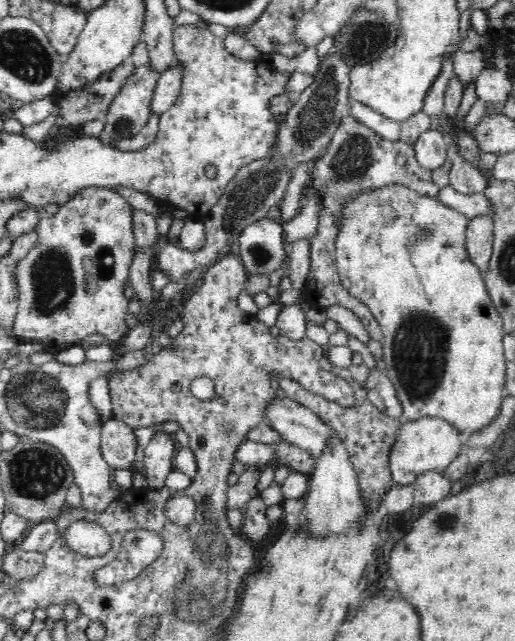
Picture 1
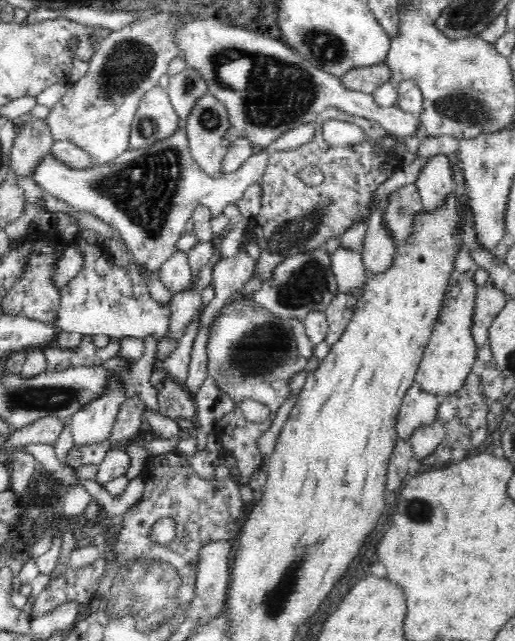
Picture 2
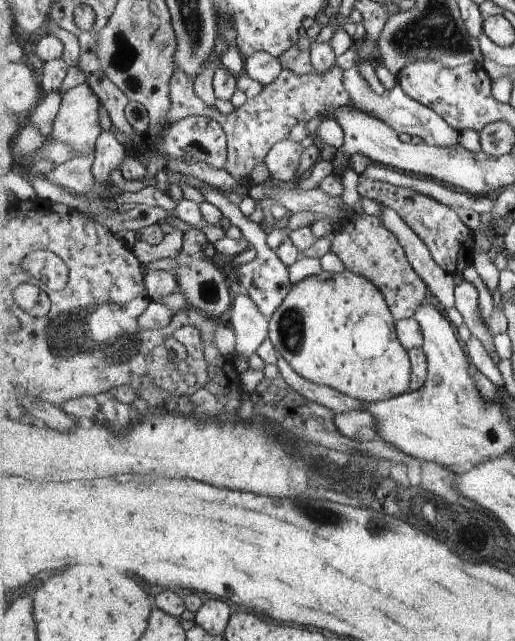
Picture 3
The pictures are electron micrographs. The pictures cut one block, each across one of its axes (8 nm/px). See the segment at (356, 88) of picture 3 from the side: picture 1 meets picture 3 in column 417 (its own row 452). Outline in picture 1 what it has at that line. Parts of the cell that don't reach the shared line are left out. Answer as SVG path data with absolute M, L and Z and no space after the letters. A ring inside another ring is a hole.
M114 419L100 426L100 454L112 470L128 470L136 454L134 429Z

